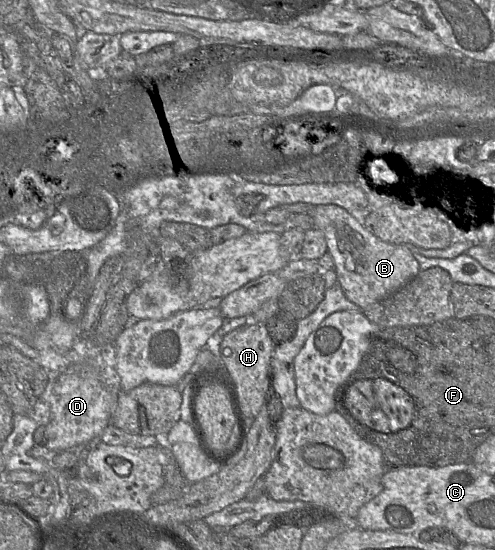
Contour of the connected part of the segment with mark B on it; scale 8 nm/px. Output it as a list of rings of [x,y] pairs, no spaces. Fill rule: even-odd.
[[[335,204],[312,205],[313,226],[325,236],[327,251],[332,256],[346,298],[367,309],[390,297],[420,273],[420,265],[404,244],[382,241],[360,224],[346,209]]]

